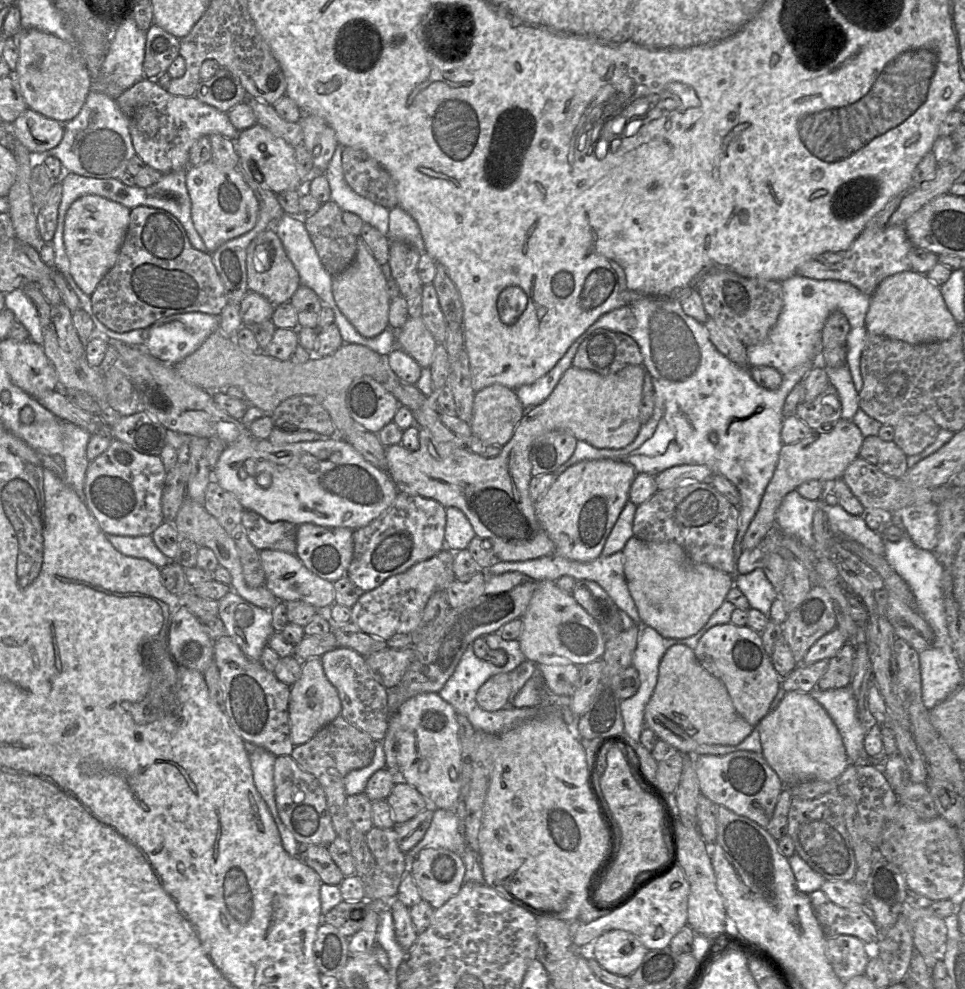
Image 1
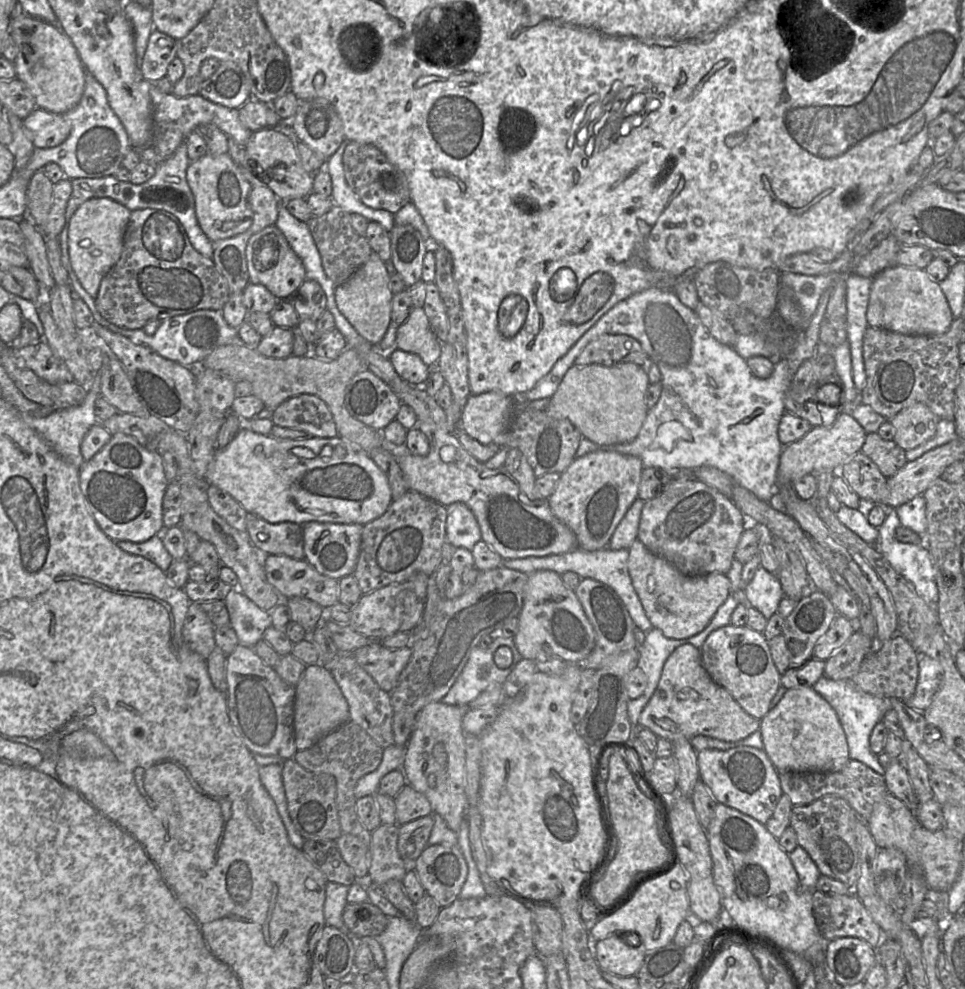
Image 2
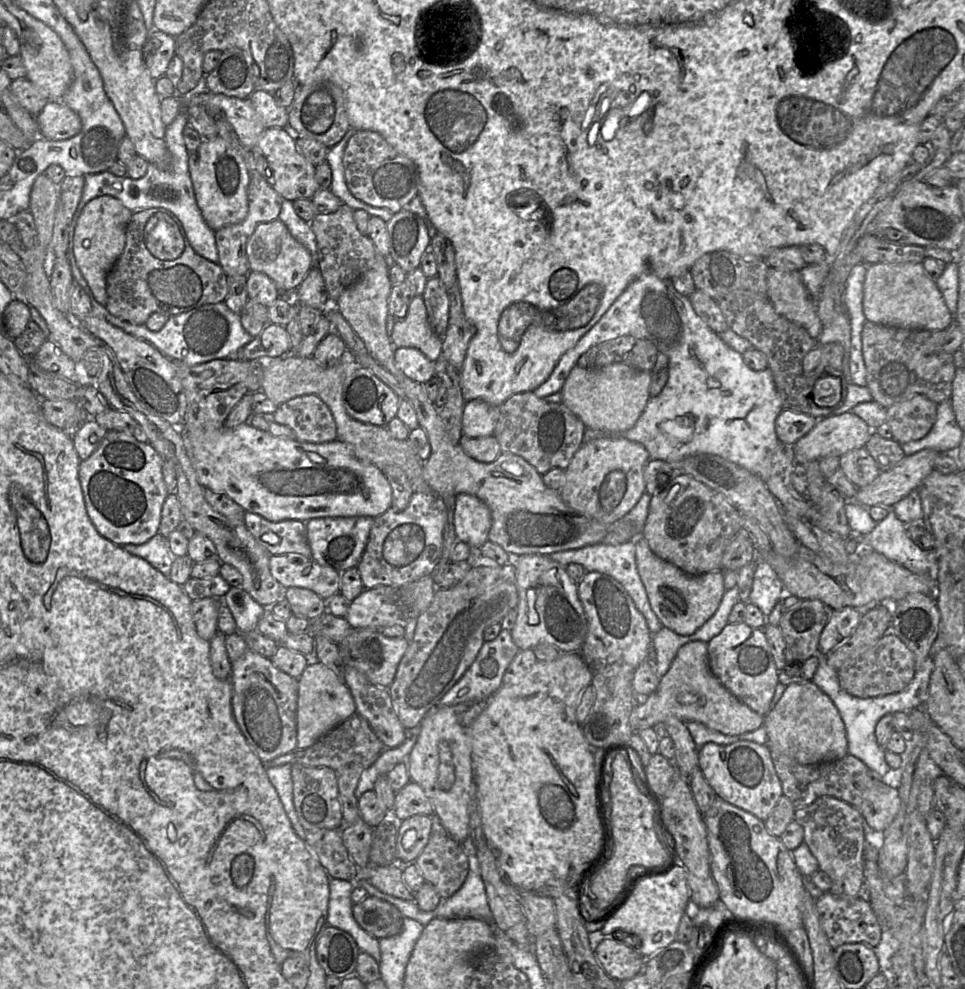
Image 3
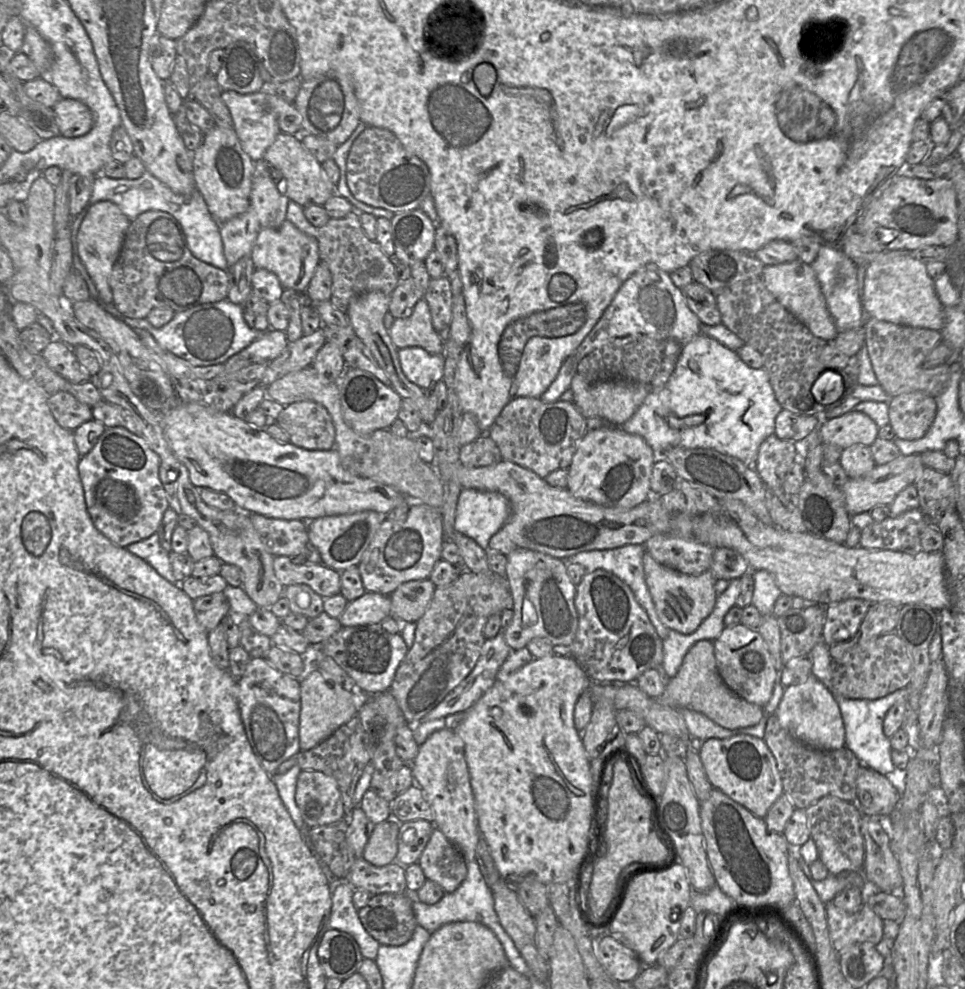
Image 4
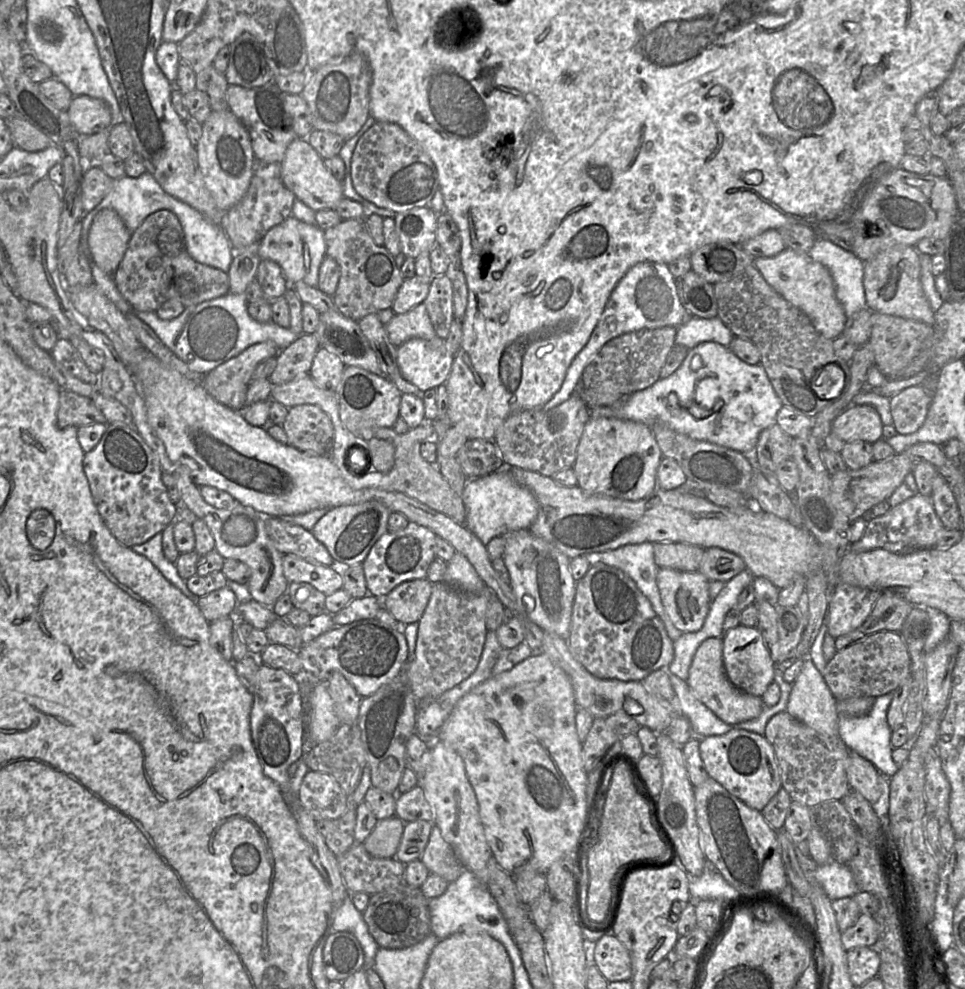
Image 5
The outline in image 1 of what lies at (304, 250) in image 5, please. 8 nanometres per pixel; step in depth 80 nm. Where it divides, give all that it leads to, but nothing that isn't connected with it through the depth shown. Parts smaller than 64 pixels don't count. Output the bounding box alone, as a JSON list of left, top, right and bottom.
[246,227,300,306]

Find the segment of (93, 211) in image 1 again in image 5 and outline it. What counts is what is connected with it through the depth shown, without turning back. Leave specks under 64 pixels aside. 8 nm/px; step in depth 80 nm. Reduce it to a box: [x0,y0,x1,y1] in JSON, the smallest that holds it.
[88,208,131,275]

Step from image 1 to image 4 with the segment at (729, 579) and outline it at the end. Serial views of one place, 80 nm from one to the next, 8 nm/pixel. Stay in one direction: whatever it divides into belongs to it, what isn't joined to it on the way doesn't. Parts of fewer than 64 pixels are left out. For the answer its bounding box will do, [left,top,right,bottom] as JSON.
[643,551,717,634]

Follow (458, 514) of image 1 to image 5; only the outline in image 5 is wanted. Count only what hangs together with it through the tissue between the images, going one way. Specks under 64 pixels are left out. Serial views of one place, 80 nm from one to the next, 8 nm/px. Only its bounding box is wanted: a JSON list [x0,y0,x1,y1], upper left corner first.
[461,467,538,545]

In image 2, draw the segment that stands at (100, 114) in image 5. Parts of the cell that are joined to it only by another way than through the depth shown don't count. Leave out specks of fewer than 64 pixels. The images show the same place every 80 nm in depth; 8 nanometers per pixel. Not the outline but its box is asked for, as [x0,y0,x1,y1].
[23,108,71,148]

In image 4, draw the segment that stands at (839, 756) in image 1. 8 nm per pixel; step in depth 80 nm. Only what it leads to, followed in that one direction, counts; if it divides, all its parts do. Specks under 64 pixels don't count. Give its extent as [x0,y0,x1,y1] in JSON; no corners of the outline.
[774,674,845,750]

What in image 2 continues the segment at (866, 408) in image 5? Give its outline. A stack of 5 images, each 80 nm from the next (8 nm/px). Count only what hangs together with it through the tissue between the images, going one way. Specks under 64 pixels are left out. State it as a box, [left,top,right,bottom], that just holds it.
[777,412,867,485]

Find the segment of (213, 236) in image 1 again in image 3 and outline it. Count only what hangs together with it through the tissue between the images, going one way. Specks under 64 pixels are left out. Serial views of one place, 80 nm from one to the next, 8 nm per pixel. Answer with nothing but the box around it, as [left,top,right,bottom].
[189,136,250,232]

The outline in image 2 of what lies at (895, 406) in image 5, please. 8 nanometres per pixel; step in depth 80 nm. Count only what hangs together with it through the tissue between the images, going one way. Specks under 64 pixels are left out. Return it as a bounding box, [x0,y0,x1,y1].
[887,402,939,451]

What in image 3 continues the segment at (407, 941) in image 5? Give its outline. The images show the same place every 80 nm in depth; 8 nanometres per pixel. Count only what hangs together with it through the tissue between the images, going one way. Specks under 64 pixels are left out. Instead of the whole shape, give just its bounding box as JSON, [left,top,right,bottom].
[352,896,403,939]

